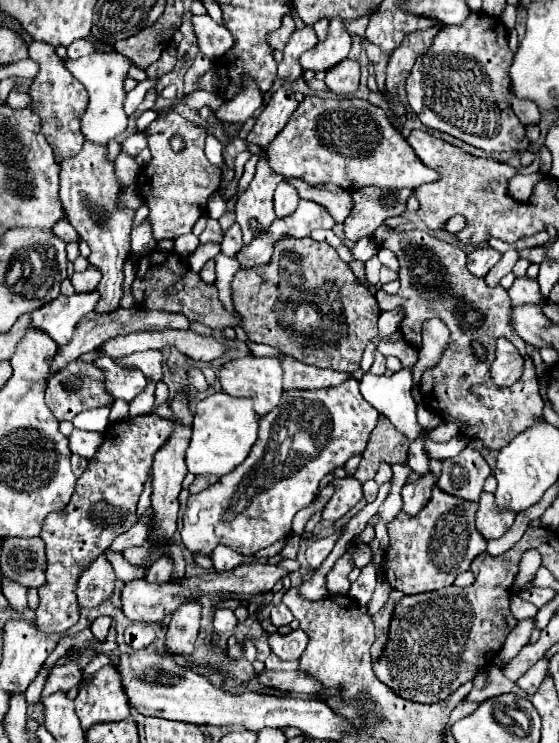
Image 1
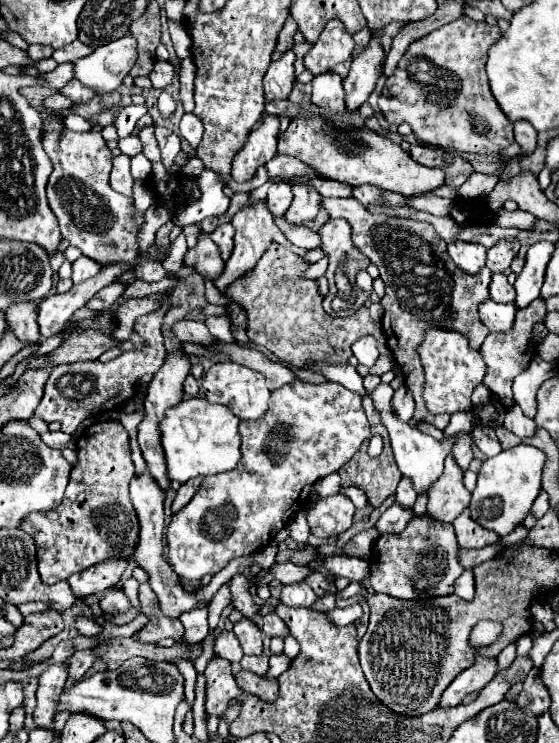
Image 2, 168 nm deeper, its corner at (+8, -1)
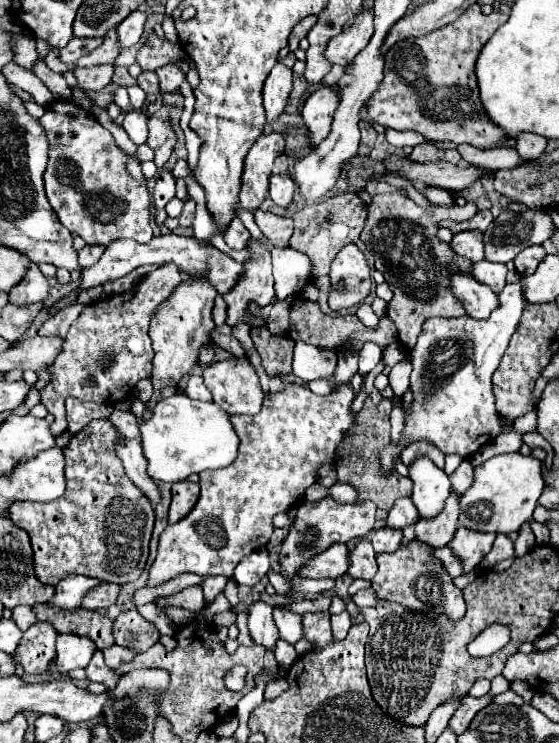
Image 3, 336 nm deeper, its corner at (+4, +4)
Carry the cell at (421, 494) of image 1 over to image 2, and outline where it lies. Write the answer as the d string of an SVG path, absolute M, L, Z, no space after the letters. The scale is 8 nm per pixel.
M392 503L384 513L382 517L378 519L376 527L380 533L400 533L408 521L414 517L414 511L410 507L402 507L402 505L396 505Z

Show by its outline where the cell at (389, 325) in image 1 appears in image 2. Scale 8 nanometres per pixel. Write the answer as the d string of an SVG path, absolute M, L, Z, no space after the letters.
M366 335L366 337L360 337L354 345L352 345L352 353L356 355L356 359L366 365L366 367L372 367L374 361L378 359L378 349L376 349L376 337L374 335Z

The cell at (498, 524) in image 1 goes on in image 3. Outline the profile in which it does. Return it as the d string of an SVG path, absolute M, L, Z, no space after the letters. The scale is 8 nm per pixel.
M460 526L456 530L456 534L452 538L452 544L448 544L448 546L454 552L454 556L462 562L464 574L474 570L482 562L482 558L490 552L494 538L496 538L494 534L488 536L484 532L472 532L464 526Z

